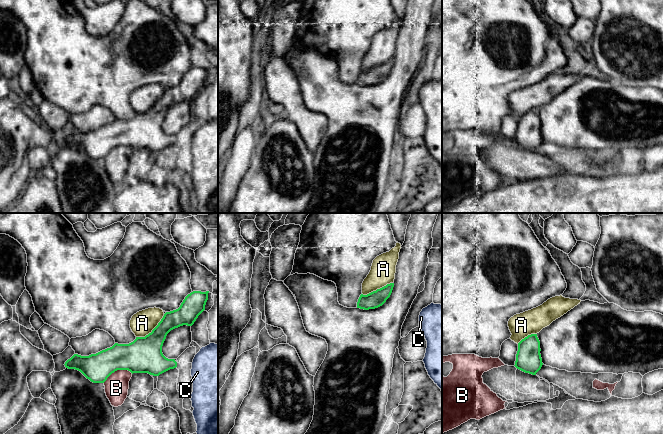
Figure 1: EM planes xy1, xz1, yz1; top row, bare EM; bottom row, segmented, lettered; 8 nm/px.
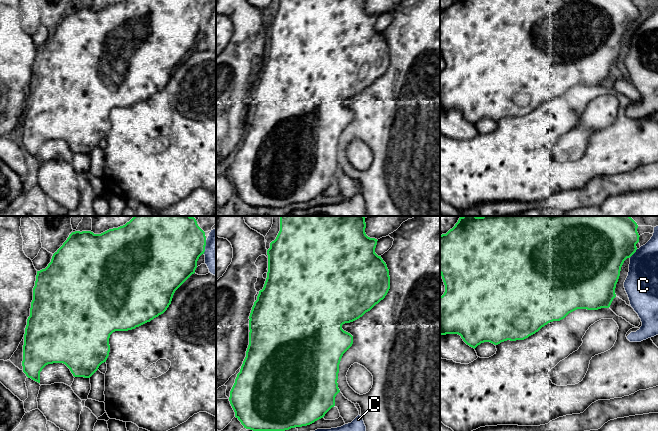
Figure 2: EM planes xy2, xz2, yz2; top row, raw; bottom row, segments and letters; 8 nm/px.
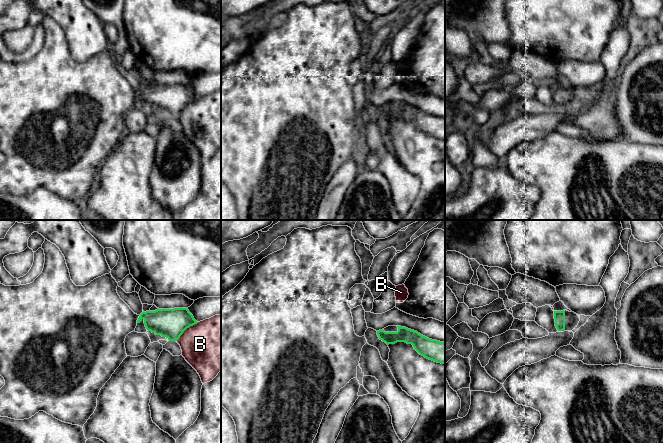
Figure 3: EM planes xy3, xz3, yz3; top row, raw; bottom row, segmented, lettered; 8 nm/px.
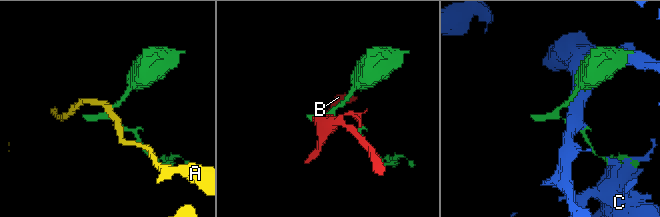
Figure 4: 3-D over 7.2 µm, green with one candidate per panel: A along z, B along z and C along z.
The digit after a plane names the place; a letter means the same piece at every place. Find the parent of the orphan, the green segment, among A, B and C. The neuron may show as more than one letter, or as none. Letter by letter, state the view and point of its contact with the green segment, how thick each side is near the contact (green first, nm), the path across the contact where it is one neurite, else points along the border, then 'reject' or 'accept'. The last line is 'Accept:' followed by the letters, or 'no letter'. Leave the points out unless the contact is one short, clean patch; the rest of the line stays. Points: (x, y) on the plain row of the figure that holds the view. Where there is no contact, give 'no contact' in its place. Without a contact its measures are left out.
A: xy1 (152, 106) | 280/200 nm | along xy1 (164, 90), (150, 108), (144, 112), (136, 113) | reject
B: xy1 (117, 145) | 280/190 nm | reject
C: yz2 (633, 29) | 400/260 nm | reject
Accept: no letter

